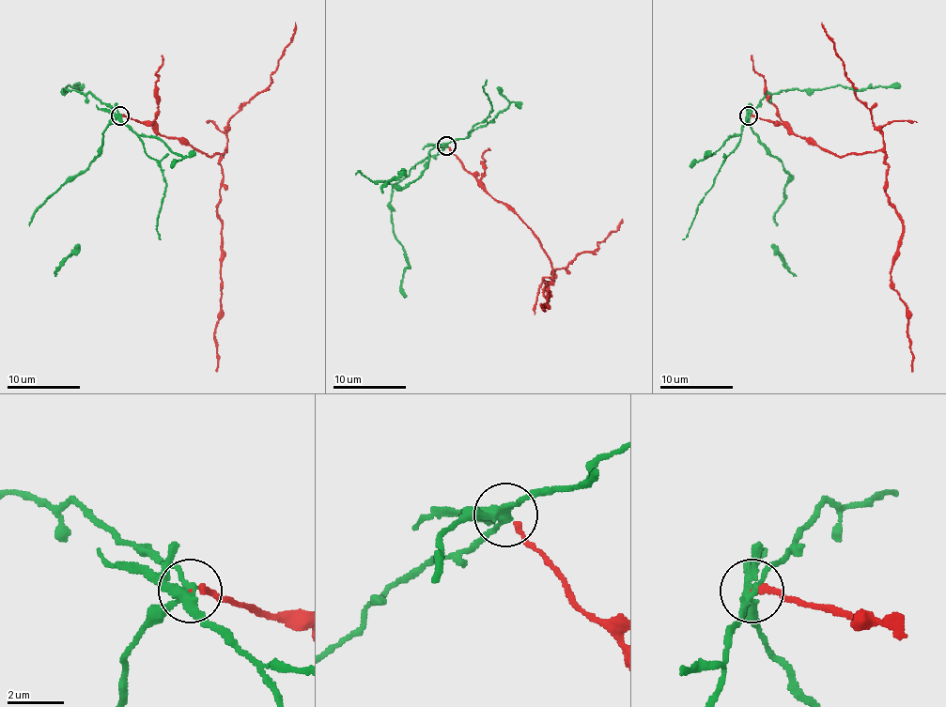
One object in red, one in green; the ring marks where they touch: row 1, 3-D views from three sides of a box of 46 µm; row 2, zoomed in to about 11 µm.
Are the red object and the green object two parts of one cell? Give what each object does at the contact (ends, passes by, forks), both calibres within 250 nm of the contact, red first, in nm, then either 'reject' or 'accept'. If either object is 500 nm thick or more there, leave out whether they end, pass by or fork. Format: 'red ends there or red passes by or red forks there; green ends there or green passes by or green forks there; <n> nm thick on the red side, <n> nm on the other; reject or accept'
red ends there; green forks there; 170 nm thick on the red side, 280 nm on the other; reject

